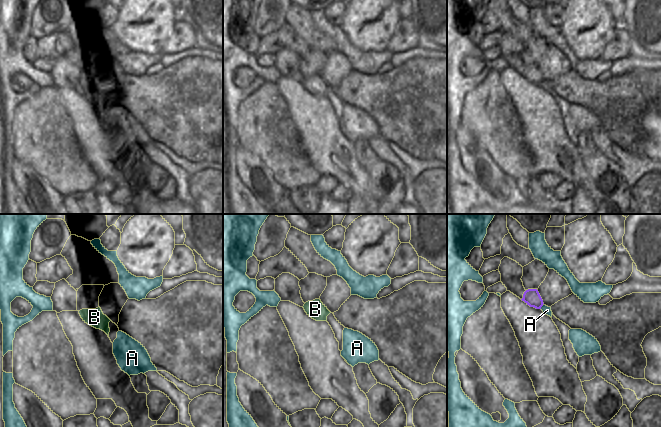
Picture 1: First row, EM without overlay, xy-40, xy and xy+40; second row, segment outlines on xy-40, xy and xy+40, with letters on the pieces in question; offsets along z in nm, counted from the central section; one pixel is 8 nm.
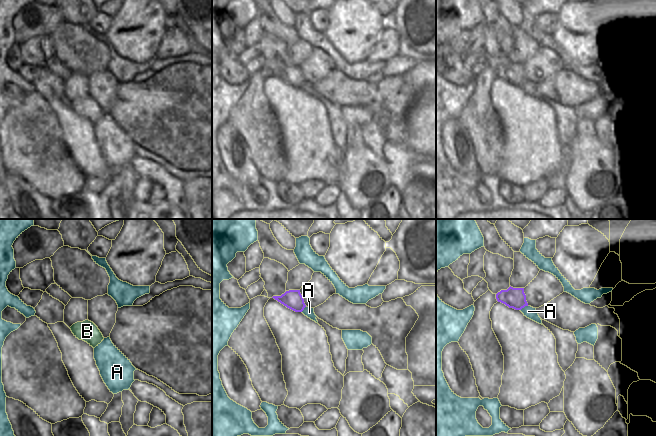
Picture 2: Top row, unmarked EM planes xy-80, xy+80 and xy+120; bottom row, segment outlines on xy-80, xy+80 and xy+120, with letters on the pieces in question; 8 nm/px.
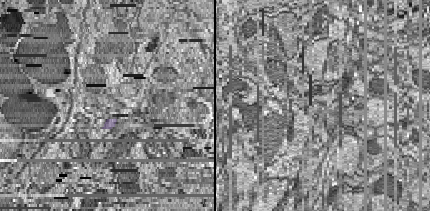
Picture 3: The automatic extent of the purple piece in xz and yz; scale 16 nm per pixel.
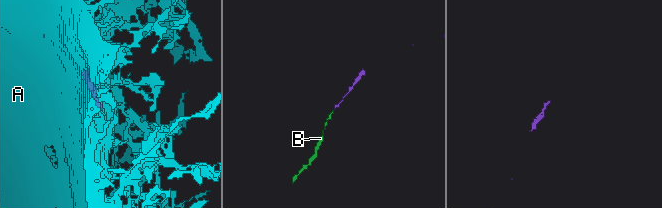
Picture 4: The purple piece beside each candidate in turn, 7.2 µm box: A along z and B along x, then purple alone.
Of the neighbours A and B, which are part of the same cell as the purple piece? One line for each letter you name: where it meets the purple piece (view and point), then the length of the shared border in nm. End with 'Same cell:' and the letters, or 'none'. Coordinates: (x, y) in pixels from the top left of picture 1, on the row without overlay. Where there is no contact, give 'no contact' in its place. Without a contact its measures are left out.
B: no contact
Same cell: B

